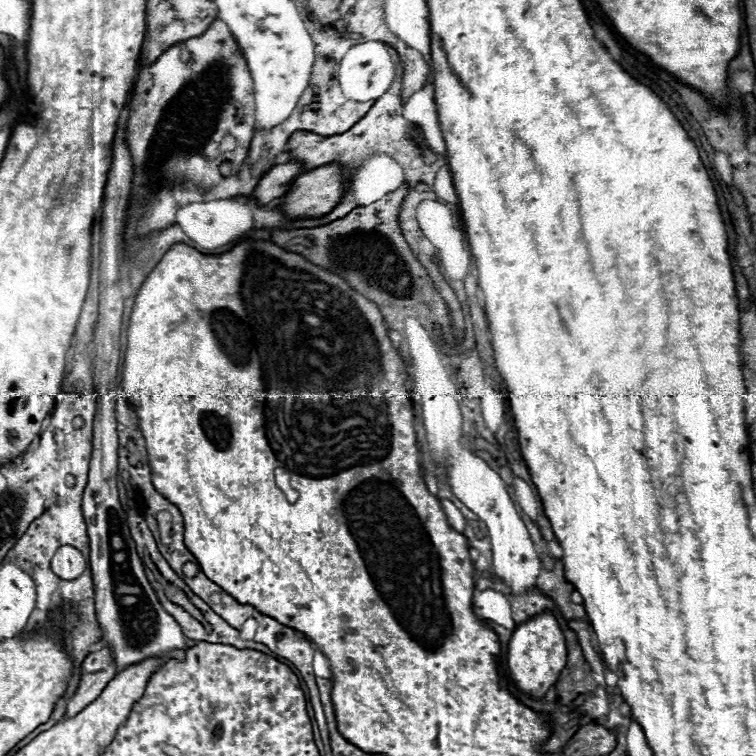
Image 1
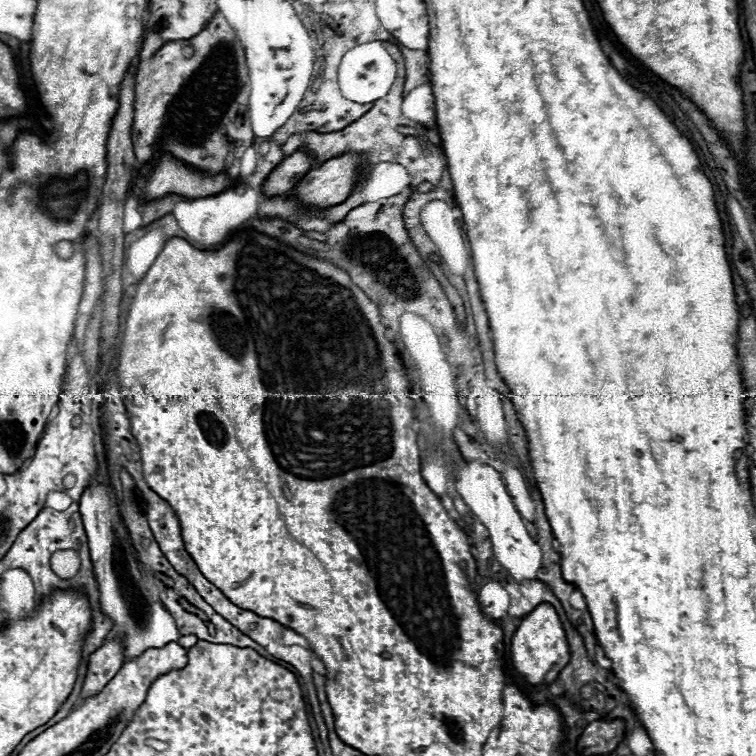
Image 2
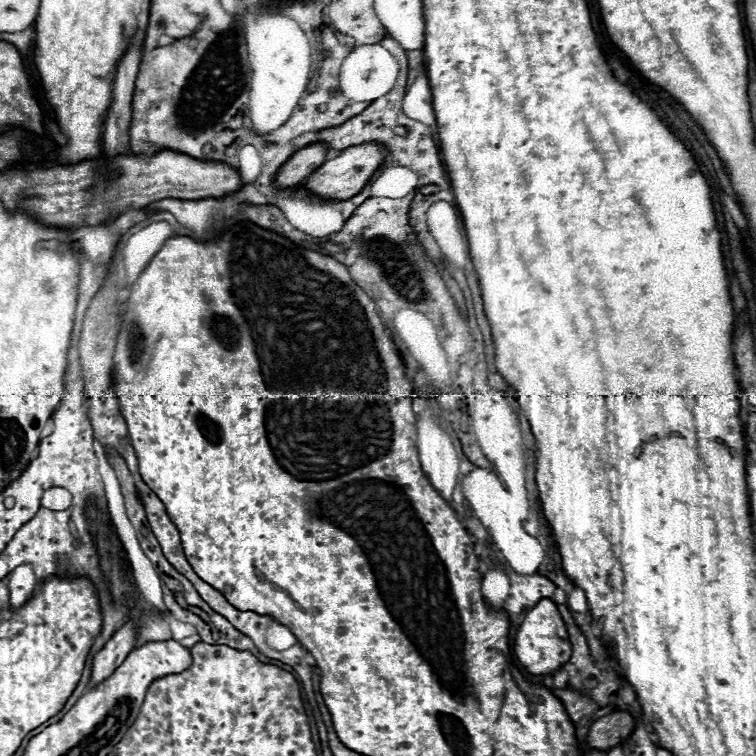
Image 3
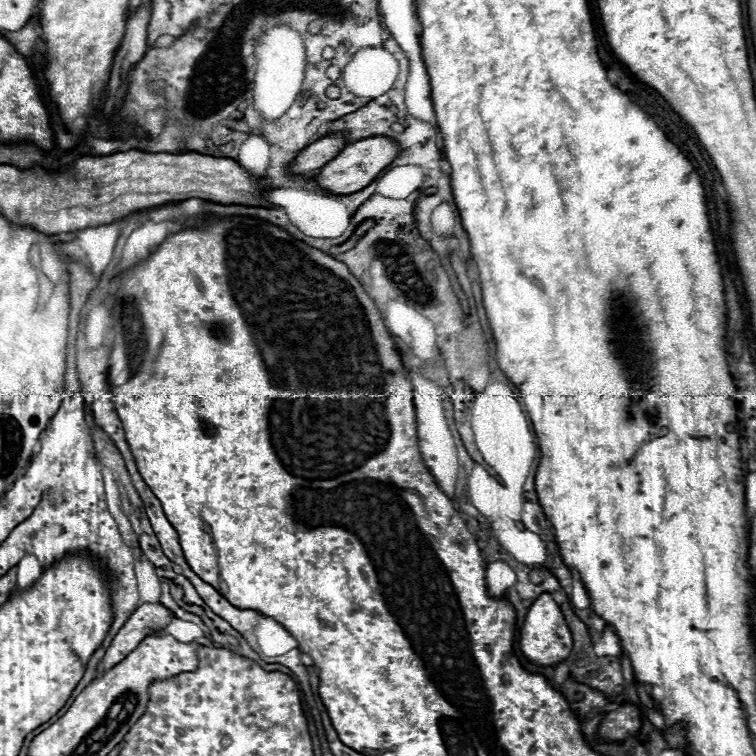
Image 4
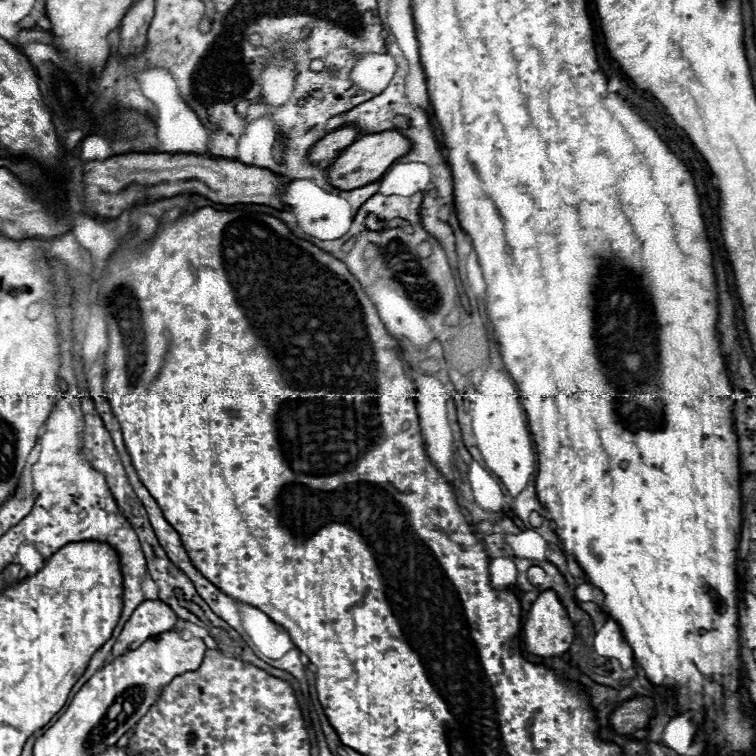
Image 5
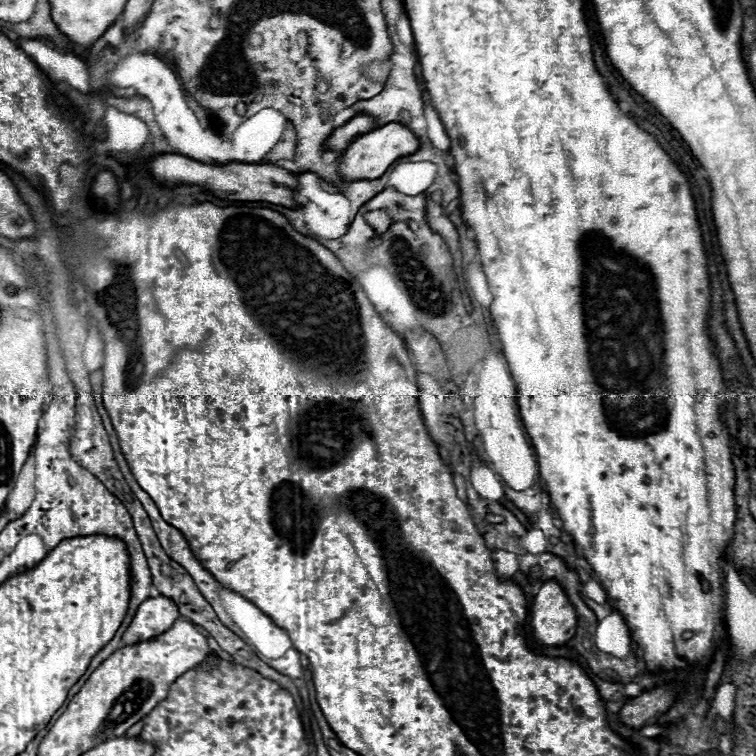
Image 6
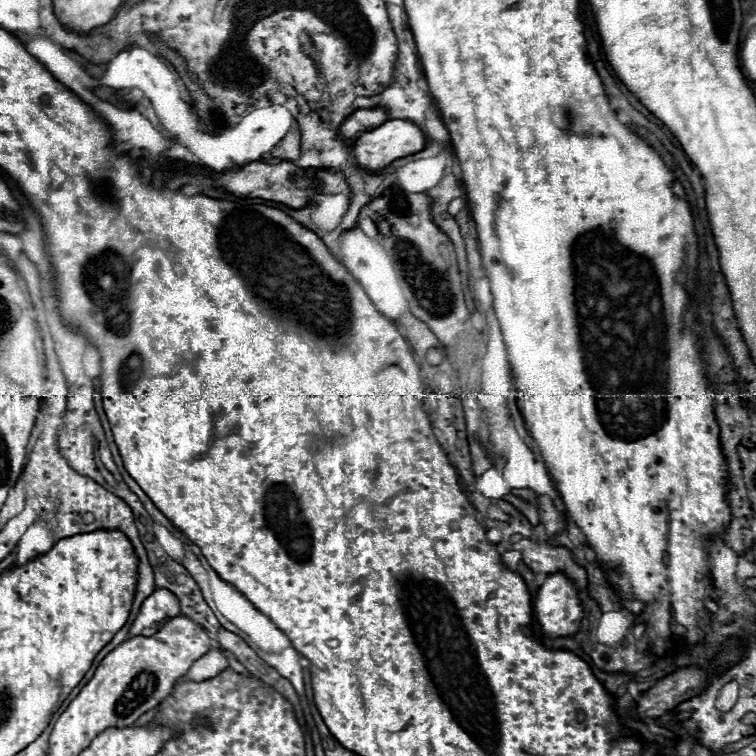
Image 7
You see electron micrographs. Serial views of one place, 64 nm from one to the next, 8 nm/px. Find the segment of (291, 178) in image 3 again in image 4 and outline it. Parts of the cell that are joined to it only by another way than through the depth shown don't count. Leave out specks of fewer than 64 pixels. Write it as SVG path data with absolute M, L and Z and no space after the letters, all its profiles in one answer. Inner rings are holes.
M328 134L316 142L312 142L300 156L292 162L292 172L306 174L310 170L322 168L326 162L330 162L342 148L346 146L346 138L342 134Z

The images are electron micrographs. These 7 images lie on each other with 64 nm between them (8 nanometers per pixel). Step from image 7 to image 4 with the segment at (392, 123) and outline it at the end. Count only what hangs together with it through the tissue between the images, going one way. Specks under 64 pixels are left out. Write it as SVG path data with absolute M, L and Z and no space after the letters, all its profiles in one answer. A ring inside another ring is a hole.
M372 136L372 138L362 138L356 142L350 142L348 146L342 148L342 152L330 160L318 174L318 184L332 194L352 194L368 186L392 160L400 154L400 144L394 138L388 136Z

